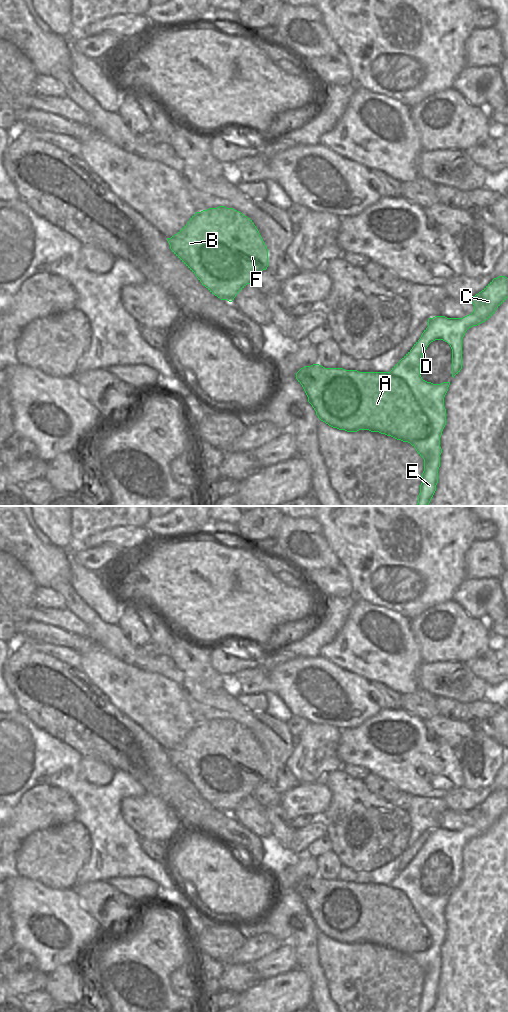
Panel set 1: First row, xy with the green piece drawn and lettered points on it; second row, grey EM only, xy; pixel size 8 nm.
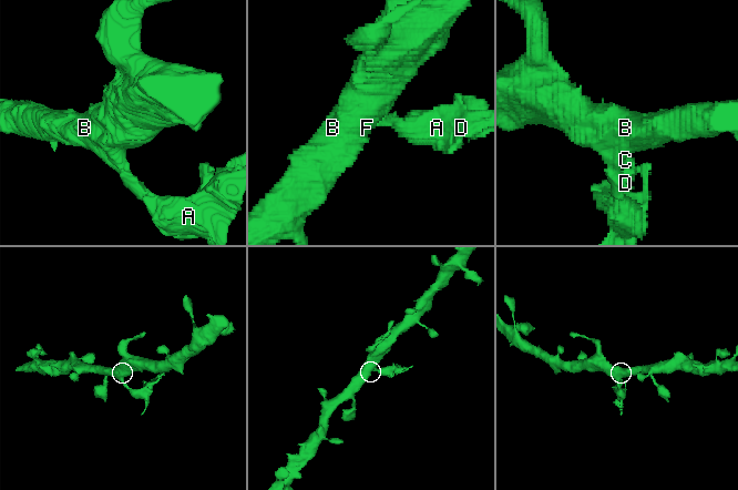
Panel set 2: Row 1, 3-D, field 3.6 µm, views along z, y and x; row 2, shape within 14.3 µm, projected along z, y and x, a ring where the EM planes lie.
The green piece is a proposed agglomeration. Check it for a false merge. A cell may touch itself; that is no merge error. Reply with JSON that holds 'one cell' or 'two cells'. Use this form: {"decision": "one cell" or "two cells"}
{"decision": "two cells"}

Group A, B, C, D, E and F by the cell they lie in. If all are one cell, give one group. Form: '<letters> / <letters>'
A B F / C D E

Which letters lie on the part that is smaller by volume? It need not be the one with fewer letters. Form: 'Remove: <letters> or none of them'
Remove: C, D, E

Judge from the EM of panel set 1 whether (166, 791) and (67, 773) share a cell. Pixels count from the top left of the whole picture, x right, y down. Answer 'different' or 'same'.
different

